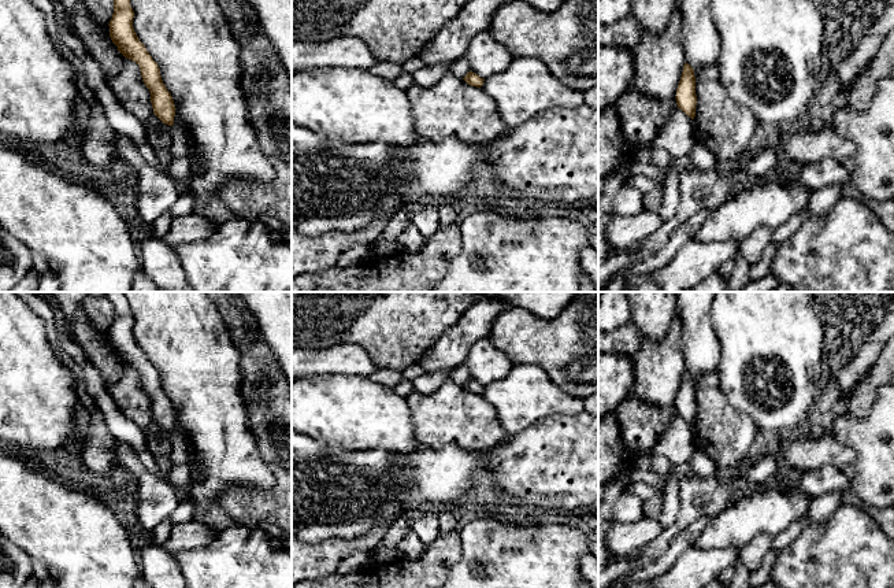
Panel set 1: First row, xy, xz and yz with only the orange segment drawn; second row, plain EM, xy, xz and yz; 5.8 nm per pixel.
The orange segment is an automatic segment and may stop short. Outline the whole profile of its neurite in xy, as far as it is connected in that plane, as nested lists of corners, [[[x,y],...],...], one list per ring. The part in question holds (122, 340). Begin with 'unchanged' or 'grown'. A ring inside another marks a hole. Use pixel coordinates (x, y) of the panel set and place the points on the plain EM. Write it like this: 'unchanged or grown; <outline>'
unchanged; [[[105,292],[114,306],[114,321],[108,330],[110,344],[118,358],[140,373],[141,384],[151,399],[153,421],[166,432],[174,432],[175,413],[171,400],[163,391],[160,376],[133,334],[134,318],[123,292]]]

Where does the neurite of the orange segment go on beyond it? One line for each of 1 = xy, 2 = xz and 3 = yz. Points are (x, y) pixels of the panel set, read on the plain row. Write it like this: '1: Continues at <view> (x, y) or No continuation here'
1: No continuation here
2: No continuation here
3: No continuation here

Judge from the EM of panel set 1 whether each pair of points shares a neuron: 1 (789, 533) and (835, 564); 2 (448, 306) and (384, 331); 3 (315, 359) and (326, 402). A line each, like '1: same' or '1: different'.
1: different
2: same
3: different

